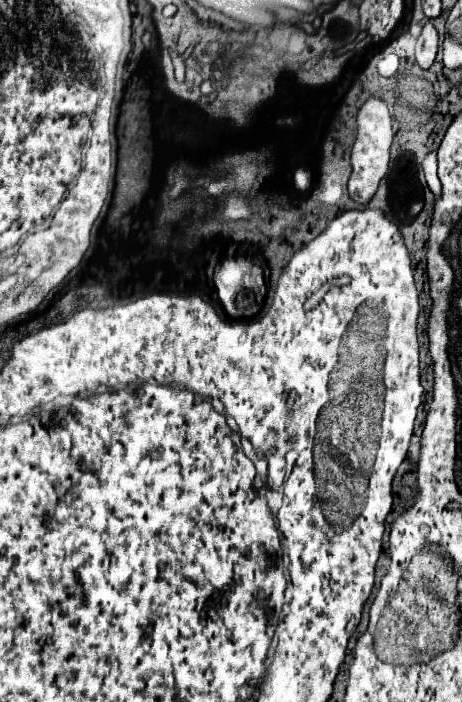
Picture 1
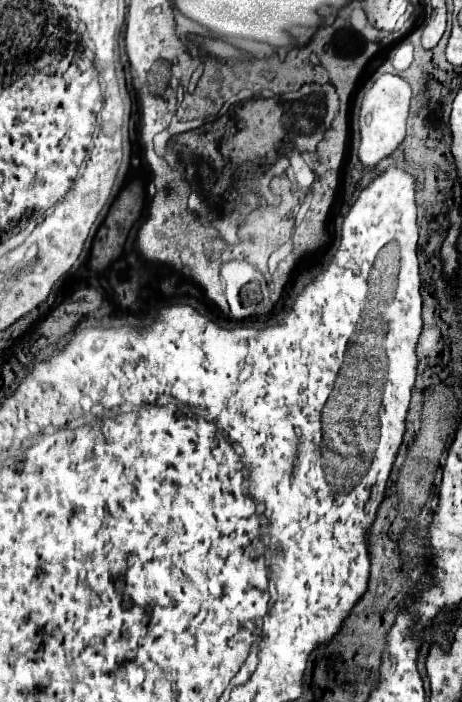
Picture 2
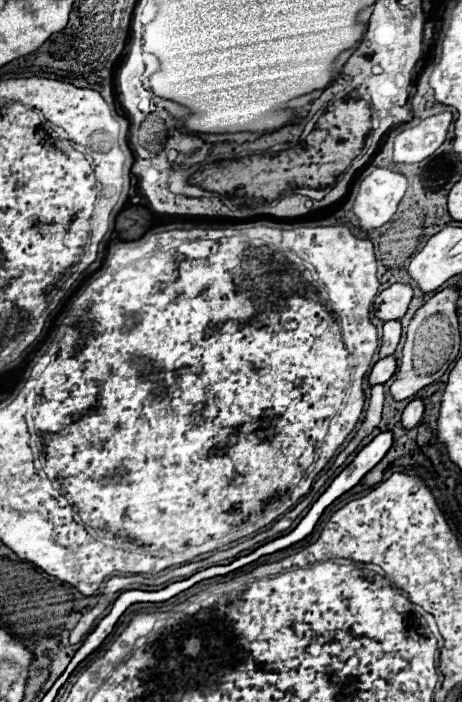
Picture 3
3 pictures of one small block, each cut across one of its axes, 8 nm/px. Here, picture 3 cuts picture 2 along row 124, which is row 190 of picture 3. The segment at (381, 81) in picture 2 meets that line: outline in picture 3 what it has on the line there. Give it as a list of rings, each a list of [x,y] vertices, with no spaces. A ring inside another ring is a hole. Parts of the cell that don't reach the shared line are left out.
[[[376,168],[370,176],[366,176],[354,202],[354,214],[360,220],[360,228],[374,230],[390,222],[406,194],[406,188],[406,176],[390,172],[388,168]]]

